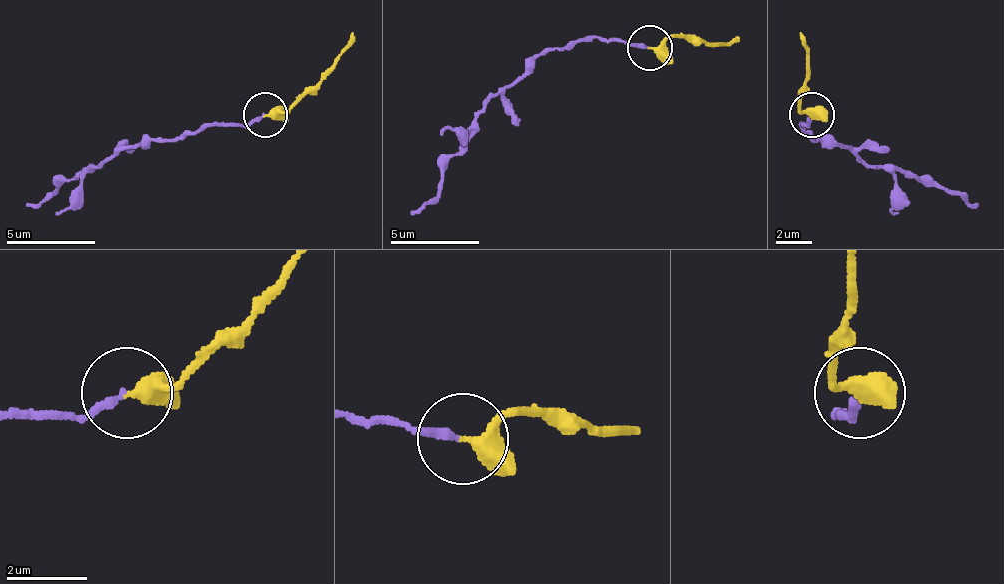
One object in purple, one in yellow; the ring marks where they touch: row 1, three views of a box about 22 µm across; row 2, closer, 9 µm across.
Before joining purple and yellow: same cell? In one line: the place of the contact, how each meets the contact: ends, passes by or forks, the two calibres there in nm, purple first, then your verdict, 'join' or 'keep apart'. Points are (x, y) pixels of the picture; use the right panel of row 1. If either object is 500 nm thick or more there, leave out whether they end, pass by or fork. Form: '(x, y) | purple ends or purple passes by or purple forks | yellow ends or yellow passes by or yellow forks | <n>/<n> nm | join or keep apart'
(811, 115) | purple ends | yellow passes by | 190/320 nm | join

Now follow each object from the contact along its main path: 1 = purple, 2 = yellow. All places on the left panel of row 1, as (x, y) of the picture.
1: (264, 113), (202, 127), (162, 140), (121, 145), (99, 167), (86, 167), (28, 207)
2: (264, 113), (291, 109), (322, 78), (353, 33)

